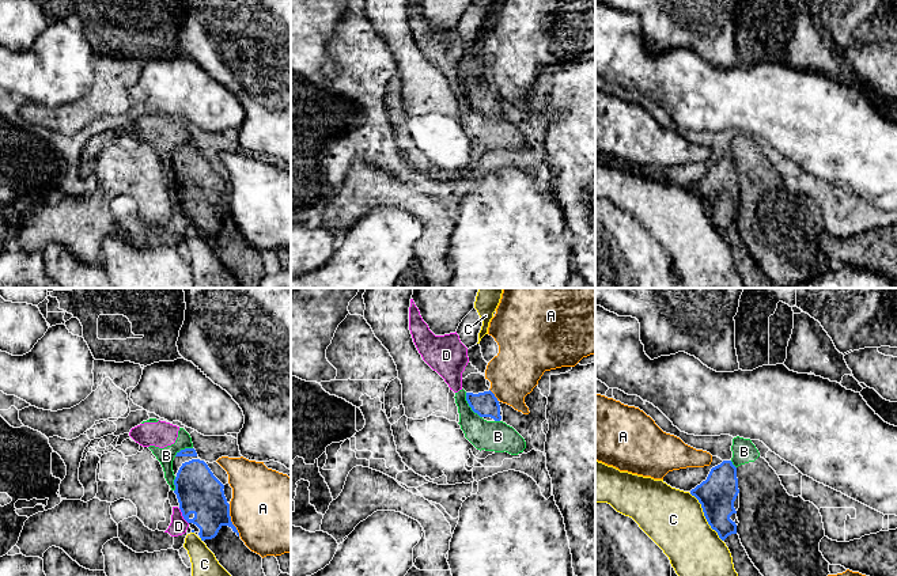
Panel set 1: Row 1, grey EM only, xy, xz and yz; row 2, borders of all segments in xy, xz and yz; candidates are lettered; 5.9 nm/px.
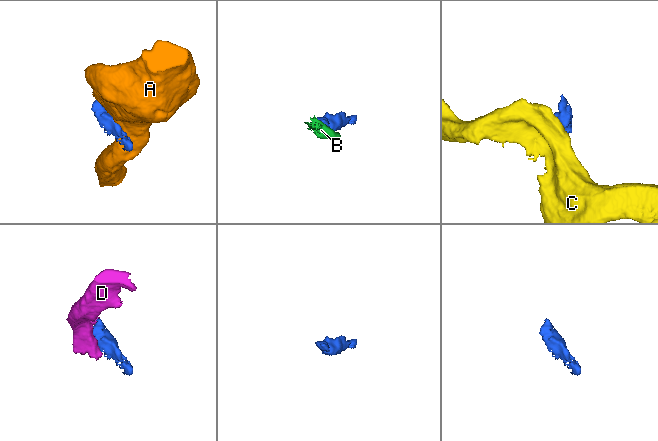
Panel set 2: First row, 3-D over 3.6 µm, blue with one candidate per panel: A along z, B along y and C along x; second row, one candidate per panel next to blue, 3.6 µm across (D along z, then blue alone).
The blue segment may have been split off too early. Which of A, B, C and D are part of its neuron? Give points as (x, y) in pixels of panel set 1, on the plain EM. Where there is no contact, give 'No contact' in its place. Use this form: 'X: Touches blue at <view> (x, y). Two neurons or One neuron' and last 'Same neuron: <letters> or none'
A: Touches blue at xy (230, 216). Two neurons
B: Touches blue at xz (469, 101). Two neurons
C: Touches blue at yz (704, 211). Two neurons
D: Touches blue at xy (182, 211). Two neurons
Same neuron: none

